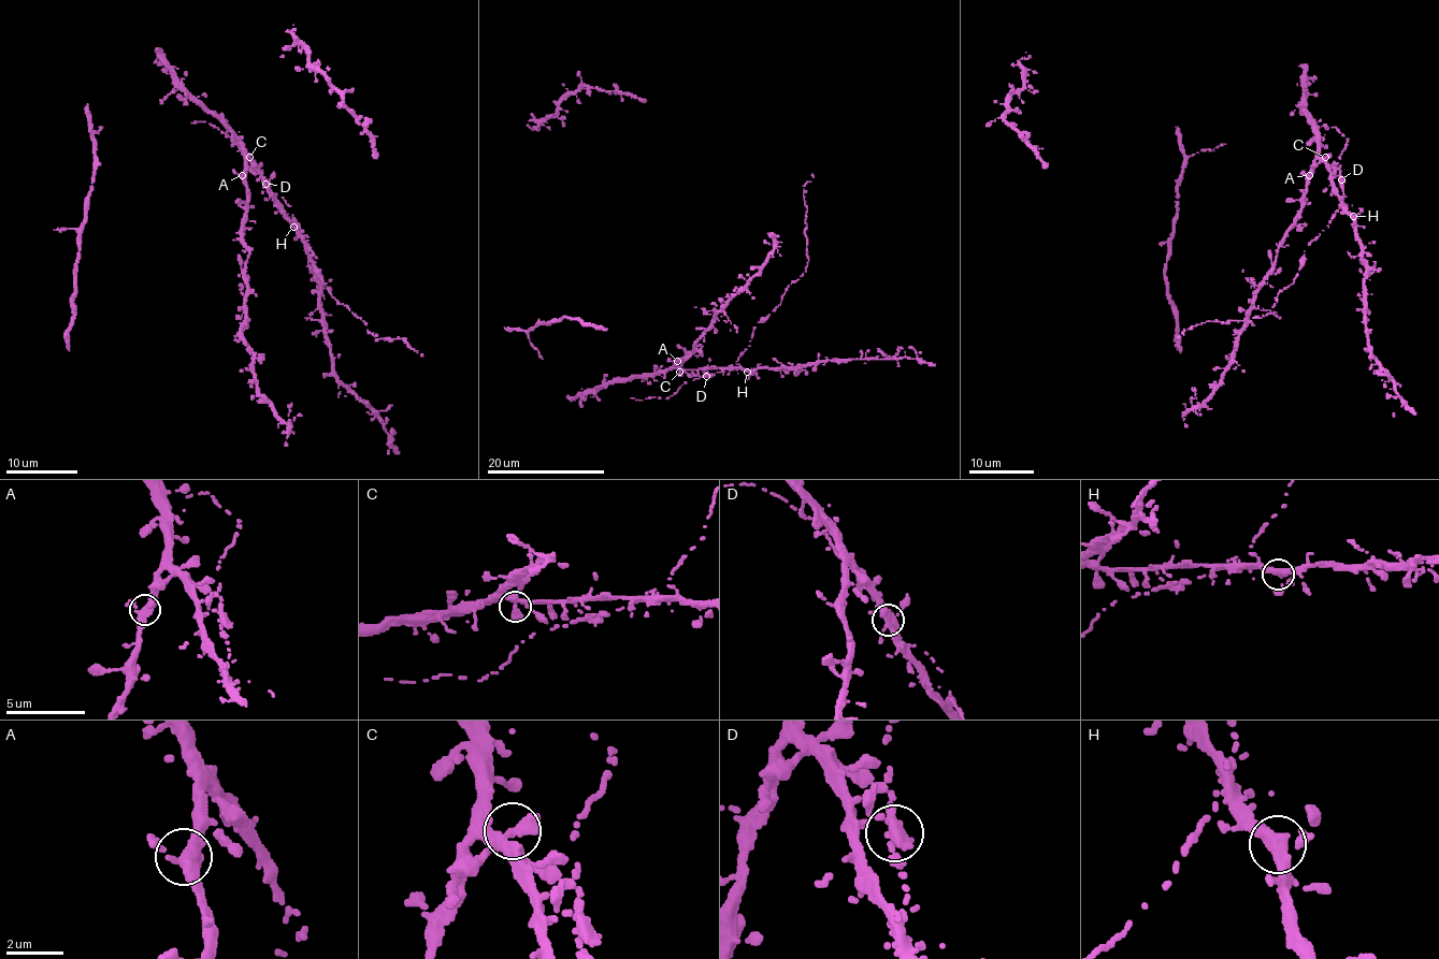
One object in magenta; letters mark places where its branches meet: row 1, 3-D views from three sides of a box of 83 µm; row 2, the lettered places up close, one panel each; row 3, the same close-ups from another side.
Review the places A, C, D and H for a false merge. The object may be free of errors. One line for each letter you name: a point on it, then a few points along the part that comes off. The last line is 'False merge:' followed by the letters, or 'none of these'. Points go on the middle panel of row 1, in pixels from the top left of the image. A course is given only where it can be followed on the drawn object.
False merge: none of these

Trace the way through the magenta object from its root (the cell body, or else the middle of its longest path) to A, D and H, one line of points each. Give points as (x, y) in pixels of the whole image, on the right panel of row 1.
A: (1308, 245), (1328, 227), (1339, 208), (1344, 211), (1324, 163), (1313, 160), (1309, 175)
D: (1308, 245), (1328, 227), (1339, 208), (1344, 212), (1333, 180), (1336, 176), (1341, 178)
H: (1308, 245), (1328, 227), (1339, 208), (1353, 216)

